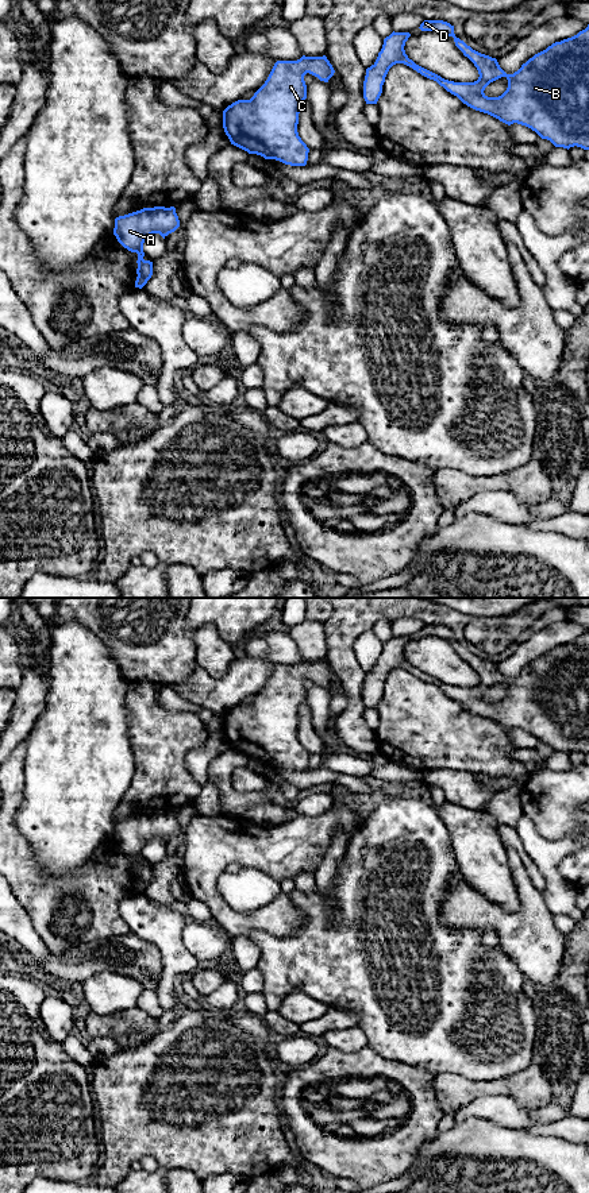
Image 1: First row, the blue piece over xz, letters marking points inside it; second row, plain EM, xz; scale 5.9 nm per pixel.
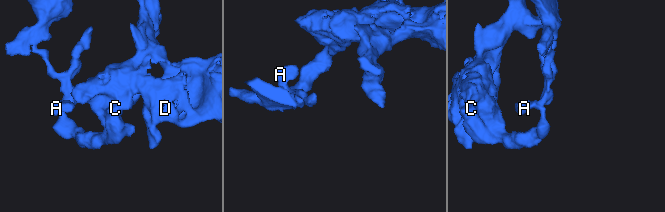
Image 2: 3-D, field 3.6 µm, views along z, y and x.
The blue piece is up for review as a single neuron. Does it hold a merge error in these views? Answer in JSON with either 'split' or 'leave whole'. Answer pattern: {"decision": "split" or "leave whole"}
{"decision": "split"}

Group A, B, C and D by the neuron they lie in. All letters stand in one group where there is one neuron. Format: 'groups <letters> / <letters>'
groups A / B C D

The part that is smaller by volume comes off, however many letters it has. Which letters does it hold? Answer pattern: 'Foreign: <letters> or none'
Foreign: A

